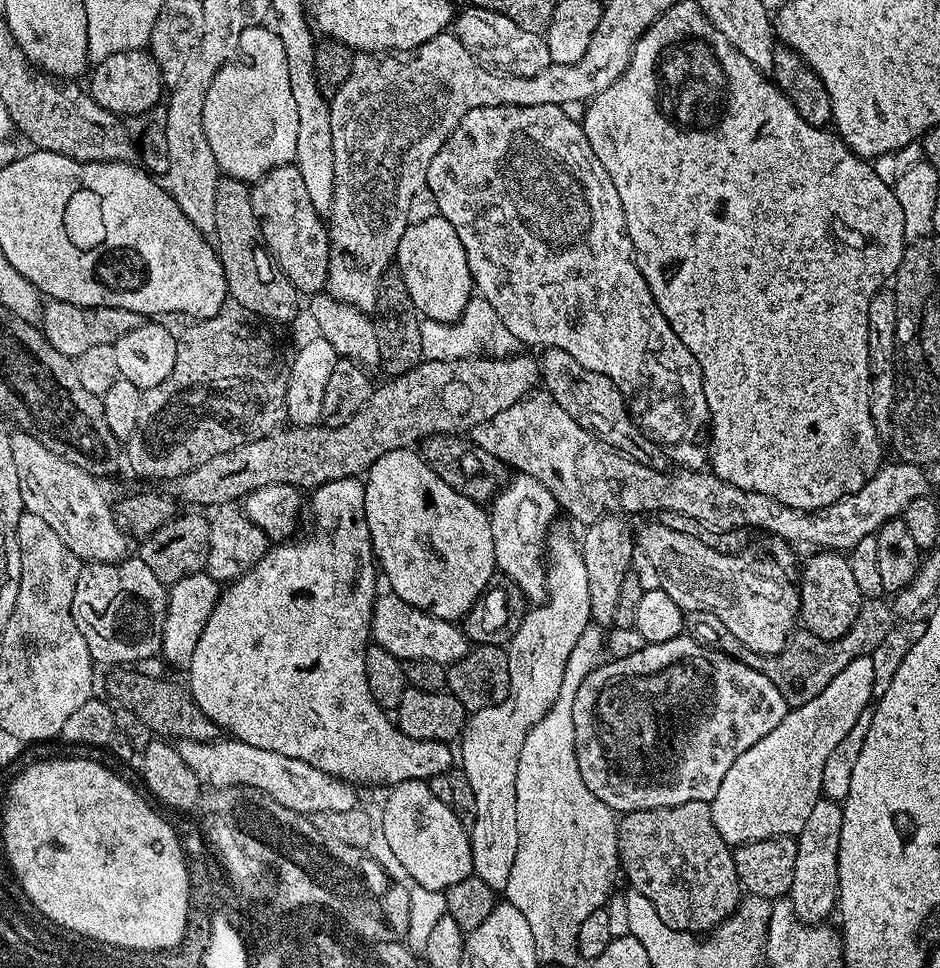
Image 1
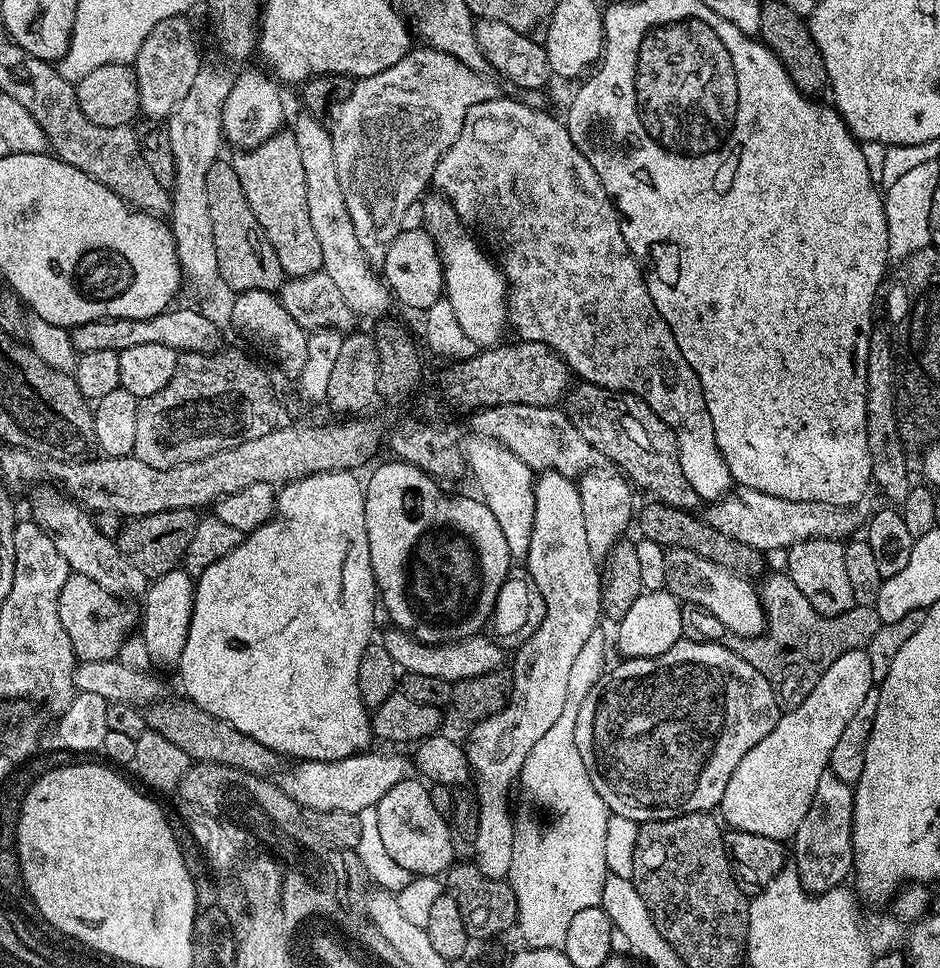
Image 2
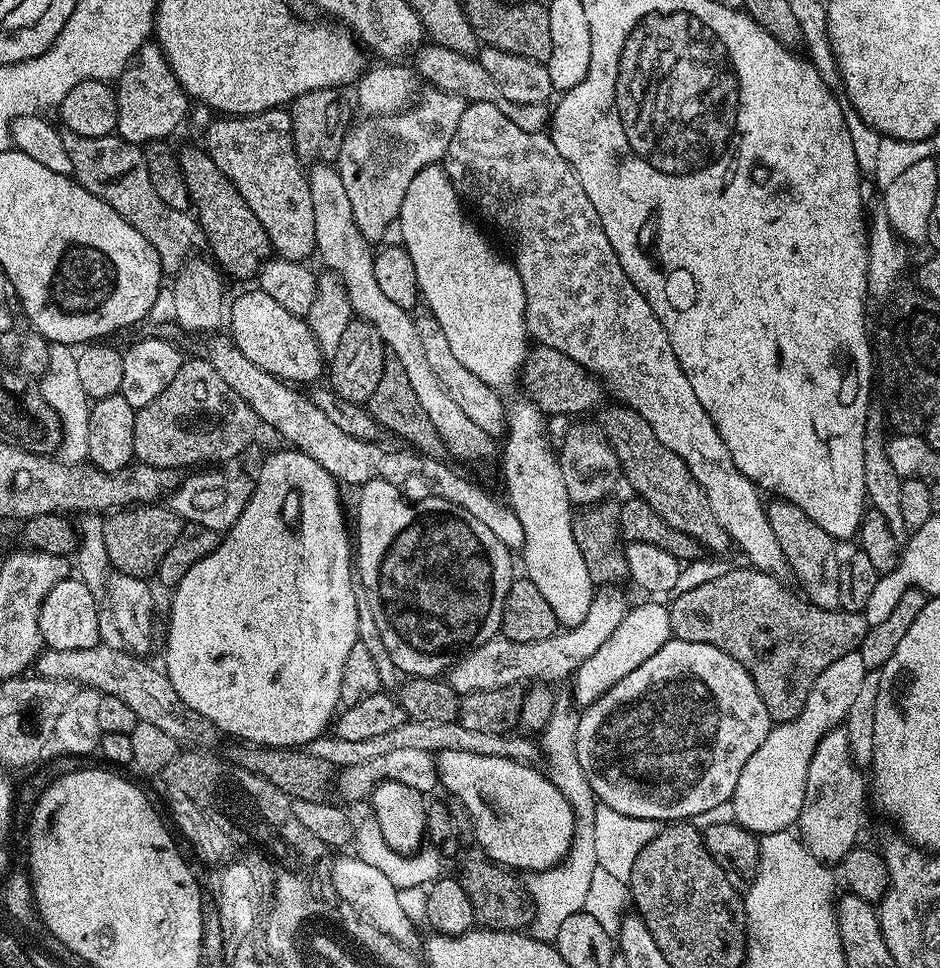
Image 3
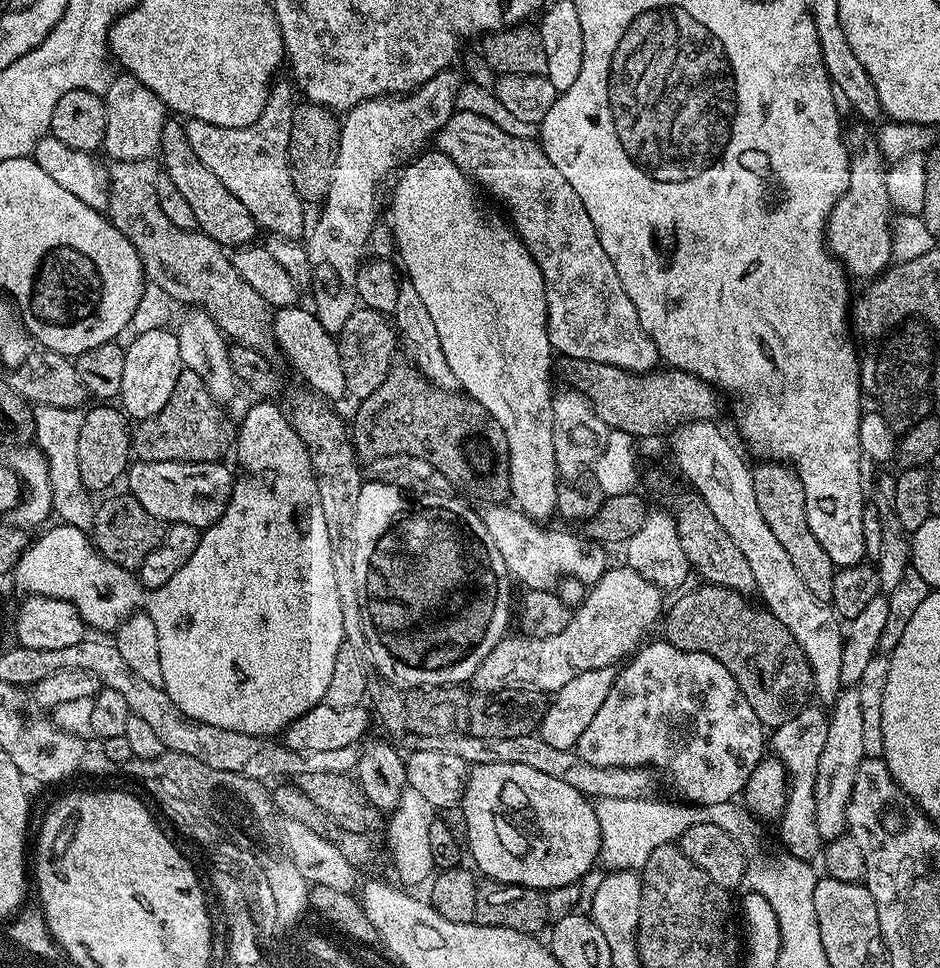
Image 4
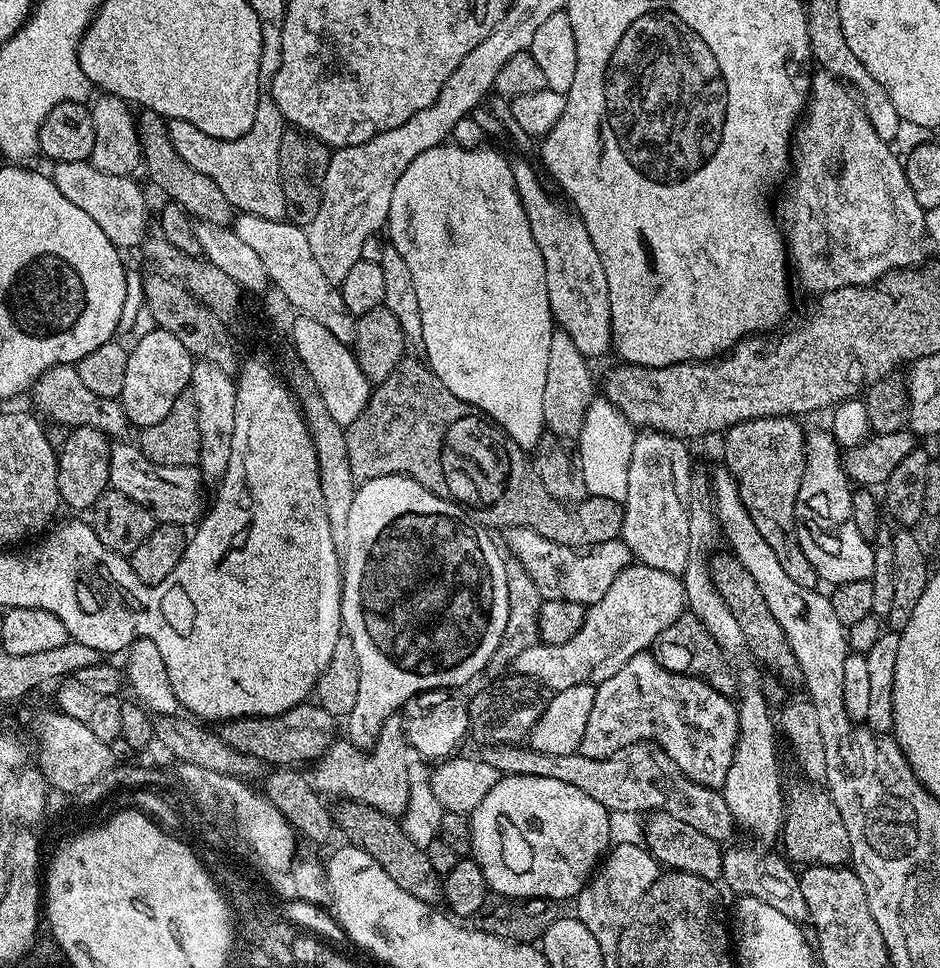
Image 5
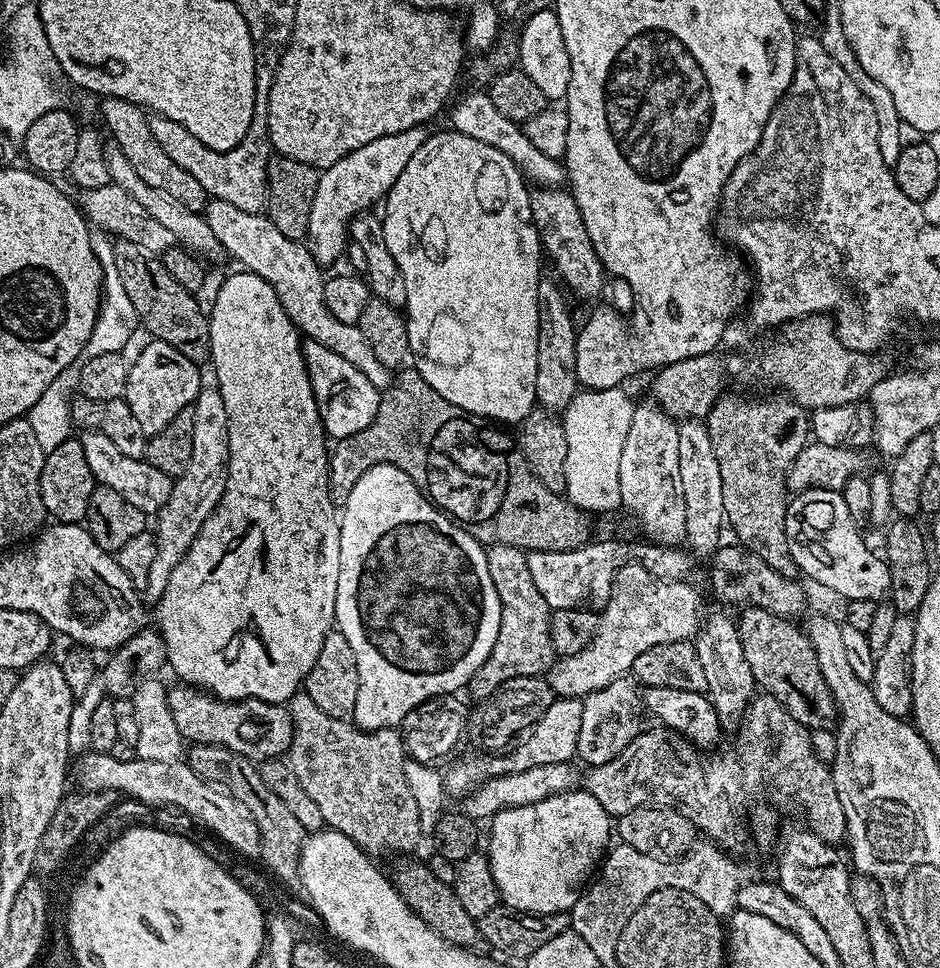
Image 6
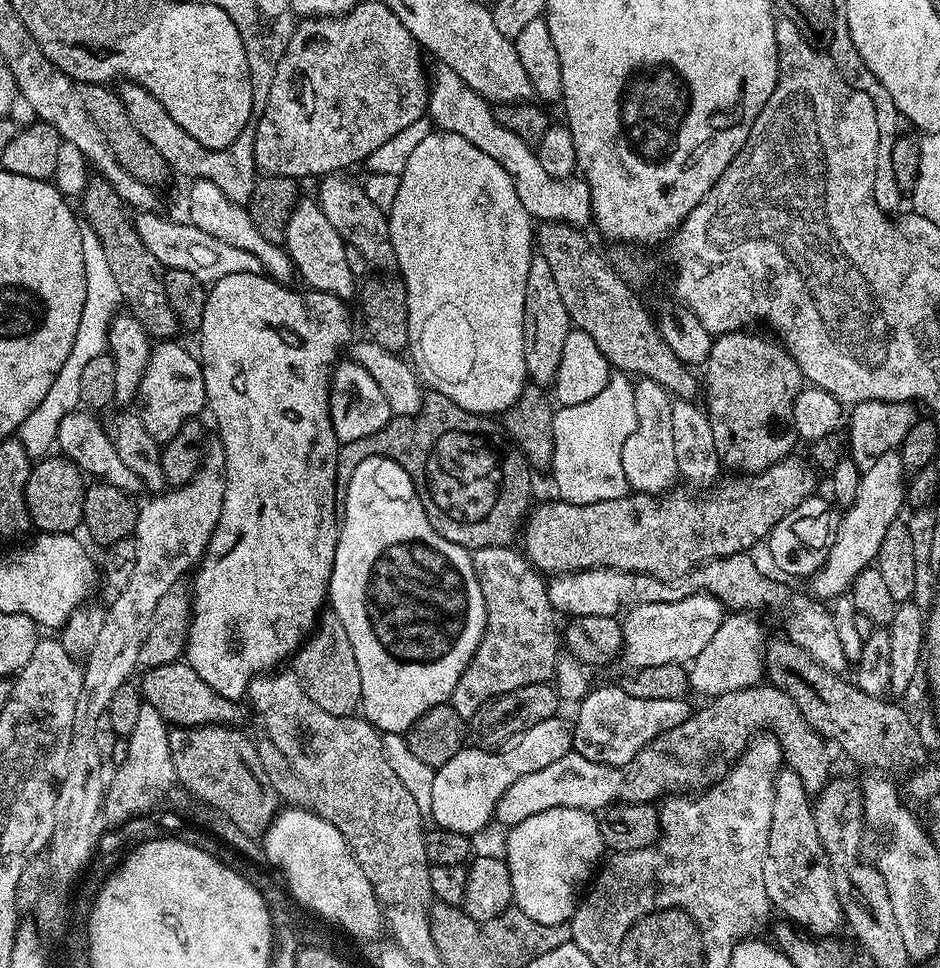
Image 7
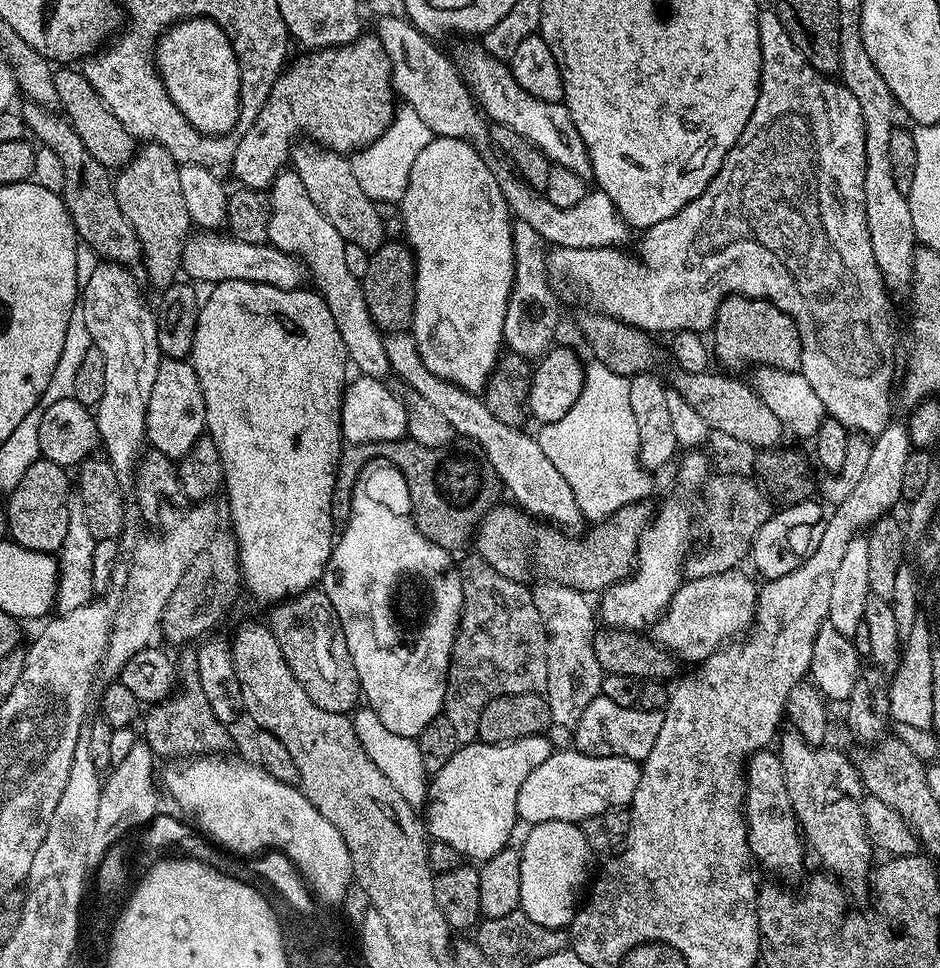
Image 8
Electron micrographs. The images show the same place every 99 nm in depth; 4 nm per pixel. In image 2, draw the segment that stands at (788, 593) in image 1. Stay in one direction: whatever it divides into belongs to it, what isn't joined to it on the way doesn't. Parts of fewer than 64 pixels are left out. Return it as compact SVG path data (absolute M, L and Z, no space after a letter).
M670 548L665 551L666 582L664 588L677 600L695 604L714 616L721 629L733 632L737 638L759 636L765 631L763 602L757 585L747 575L724 569L688 549Z

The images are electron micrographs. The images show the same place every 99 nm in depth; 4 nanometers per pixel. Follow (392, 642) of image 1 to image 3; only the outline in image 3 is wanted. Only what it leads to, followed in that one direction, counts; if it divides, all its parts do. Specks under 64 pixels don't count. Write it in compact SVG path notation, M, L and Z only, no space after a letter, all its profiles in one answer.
M616 586L601 587L593 595L586 618L582 618L582 622L578 622L578 626L557 631L556 635L546 638L542 642L514 642L513 640L497 638L488 640L482 646L463 653L446 673L448 684L455 692L463 694L477 692L478 690L498 690L502 686L510 686L511 684L523 685L524 680L532 680L528 682L567 681L576 671L576 667L582 662L586 662L586 658L590 658L590 654L594 654L594 650L598 650L598 646L602 646L602 642L606 642L606 638L610 638L610 634L614 634L614 630L618 630L618 624L628 613L630 600L627 600L619 592L620 590Z

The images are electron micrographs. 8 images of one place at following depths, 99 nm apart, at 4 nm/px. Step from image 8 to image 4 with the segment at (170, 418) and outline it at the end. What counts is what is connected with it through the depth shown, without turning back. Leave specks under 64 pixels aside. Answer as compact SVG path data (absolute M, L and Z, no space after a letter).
M167 327L136 334L132 338L124 348L126 367L122 373L118 404L125 416L139 422L158 414L158 410L170 402L170 394L174 394L174 385L178 383L178 374L184 368L184 363L182 353L178 351L176 333Z

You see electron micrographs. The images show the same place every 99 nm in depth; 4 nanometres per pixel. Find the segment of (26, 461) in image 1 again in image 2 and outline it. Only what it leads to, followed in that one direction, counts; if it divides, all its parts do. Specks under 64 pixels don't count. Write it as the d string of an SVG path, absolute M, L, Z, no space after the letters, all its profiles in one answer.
M59 487L39 488L35 489L40 505L36 508L34 519L45 532L51 534L54 546L58 546L58 554L66 558L69 569L75 575L94 578L94 582L98 582L98 586L102 586L102 590L106 590L111 596L143 597L148 591L148 577L120 553L119 543L115 539L97 530L93 513L62 494Z

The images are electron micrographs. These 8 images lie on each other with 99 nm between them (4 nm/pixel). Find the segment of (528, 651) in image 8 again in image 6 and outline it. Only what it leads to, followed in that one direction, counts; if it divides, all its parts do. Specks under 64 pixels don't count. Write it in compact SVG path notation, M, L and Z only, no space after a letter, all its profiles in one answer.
M489 544L486 551L490 578L494 578L498 602L502 602L502 622L498 626L498 638L494 642L494 650L490 650L490 658L486 658L486 662L474 670L466 685L466 692L476 702L490 698L490 694L494 694L502 682L510 682L510 678L544 676L554 663L550 642L550 618L554 610L546 598L542 598L538 586L534 586L528 553L522 548L505 544Z

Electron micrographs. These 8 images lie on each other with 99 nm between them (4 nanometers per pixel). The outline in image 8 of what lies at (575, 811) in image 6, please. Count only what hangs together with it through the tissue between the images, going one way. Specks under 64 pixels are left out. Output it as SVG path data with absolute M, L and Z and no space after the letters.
M542 822L531 825L527 831L528 837L525 838L524 844L519 845L519 911L534 918L538 926L567 929L576 916L582 893L590 880L588 867L594 859L593 850L586 842L583 827L576 822Z

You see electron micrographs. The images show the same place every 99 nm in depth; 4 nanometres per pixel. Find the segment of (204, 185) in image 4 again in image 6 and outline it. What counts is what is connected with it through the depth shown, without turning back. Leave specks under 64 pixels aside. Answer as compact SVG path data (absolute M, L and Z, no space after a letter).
M113 96L103 97L99 102L101 103L100 116L104 119L104 124L113 138L116 139L113 140L115 147L120 149L126 162L130 162L130 166L134 166L134 174L138 174L138 178L142 178L142 182L146 182L146 186L154 186L157 190L164 191L165 194L171 194L174 202L182 202L182 206L186 206L186 210L203 213L210 201L208 192L202 190L198 178L193 178L187 170L182 170L182 166L176 165L164 153L162 145L150 131L149 115L145 109L138 104L131 104L128 100Z

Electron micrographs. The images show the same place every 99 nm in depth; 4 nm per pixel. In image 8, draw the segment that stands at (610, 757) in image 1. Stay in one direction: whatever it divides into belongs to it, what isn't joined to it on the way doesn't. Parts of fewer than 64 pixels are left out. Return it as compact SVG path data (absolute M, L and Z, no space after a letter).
M598 695L594 702L590 702L590 706L586 706L586 710L582 710L582 718L576 723L575 751L584 752L588 756L621 756L627 760L642 762L654 747L654 738L658 738L658 730L662 730L663 717L663 711L618 706L618 702L610 702L610 698Z

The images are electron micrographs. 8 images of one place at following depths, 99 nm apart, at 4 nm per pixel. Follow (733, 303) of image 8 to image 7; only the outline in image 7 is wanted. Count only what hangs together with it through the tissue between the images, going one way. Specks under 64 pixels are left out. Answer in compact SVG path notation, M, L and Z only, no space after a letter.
M756 330L723 332L715 337L710 354L702 365L702 384L705 389L708 387L706 413L714 430L714 447L718 449L721 465L740 474L765 472L793 451L792 443L797 443L798 437L791 425L792 404L797 392L806 384L798 362L794 362L779 339L752 331Z

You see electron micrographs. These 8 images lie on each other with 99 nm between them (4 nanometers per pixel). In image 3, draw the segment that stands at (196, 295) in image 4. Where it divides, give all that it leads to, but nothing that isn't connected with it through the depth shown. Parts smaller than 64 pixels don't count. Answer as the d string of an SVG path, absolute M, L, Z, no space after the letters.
M65 131L63 136L66 152L70 154L73 179L96 197L102 198L128 222L159 254L161 269L169 274L182 268L196 246L205 243L199 221L189 212L174 210L162 202L151 185L150 172L146 167L143 149L126 143L113 134L102 138L85 138Z

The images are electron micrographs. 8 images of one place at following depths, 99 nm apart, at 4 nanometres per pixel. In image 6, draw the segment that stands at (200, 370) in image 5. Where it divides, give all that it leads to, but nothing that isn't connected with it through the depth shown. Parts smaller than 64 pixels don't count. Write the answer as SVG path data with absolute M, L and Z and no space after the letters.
M215 386L201 387L196 401L191 406L194 418L194 446L190 450L188 469L175 477L170 498L160 507L155 517L156 553L154 562L150 564L148 580L142 586L142 592L151 598L159 598L166 590L166 582L178 566L178 562L186 554L186 550L194 542L198 530L202 530L202 522L210 518L214 506L222 498L226 490L228 477L228 459L230 458L230 438L228 437L228 419L226 418L226 402L222 402L222 394Z

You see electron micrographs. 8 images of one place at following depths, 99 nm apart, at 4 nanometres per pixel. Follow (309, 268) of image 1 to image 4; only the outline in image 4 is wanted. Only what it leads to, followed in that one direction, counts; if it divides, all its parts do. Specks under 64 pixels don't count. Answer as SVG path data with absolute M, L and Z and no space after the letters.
M276 82L271 85L262 114L258 114L250 126L223 128L190 119L185 119L183 125L194 154L198 154L199 160L219 178L222 186L250 210L256 225L263 231L265 228L272 236L299 241L306 232L306 204L294 190L288 169L287 144L290 142L294 92L285 84Z

